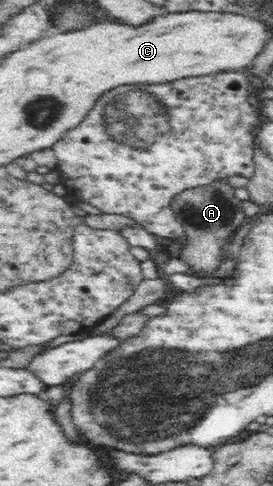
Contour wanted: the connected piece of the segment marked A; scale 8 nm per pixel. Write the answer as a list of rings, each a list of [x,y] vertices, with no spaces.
[[[225,177],[211,179],[211,183],[189,187],[171,197],[168,205],[174,215],[180,220],[186,234],[186,242],[179,251],[178,258],[186,262],[190,268],[187,271],[214,271],[222,264],[221,249],[230,242],[241,227],[241,221],[245,219],[241,208],[242,199],[236,194],[236,189],[229,186]]]

